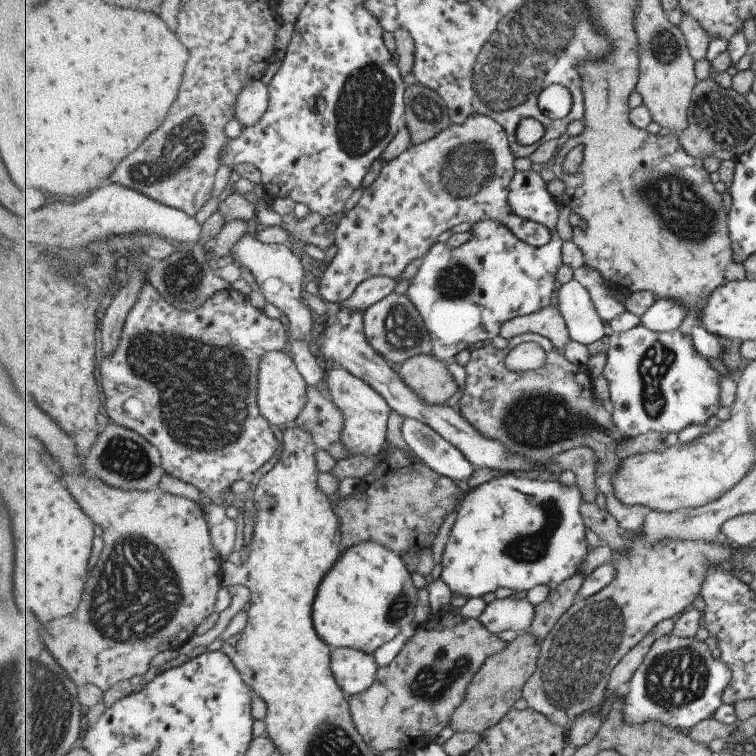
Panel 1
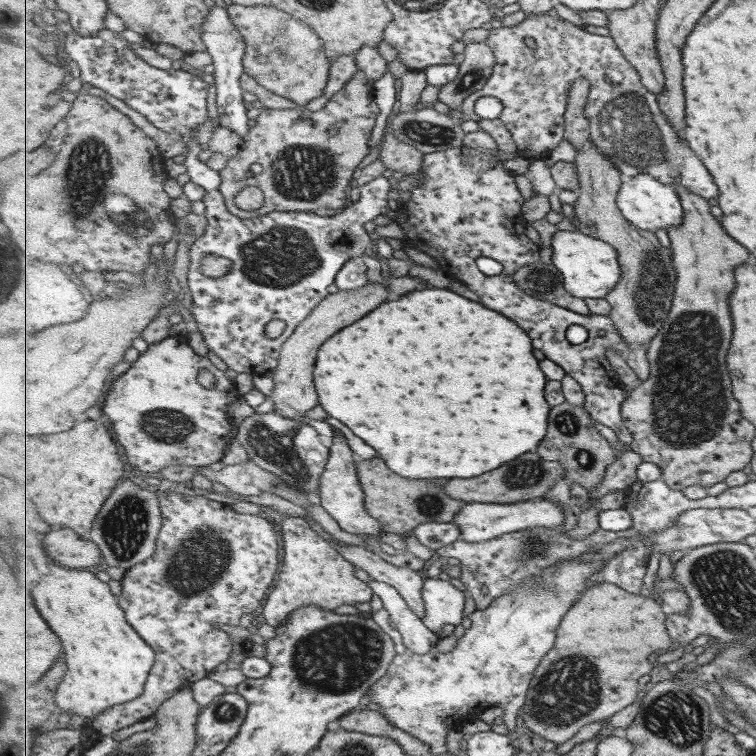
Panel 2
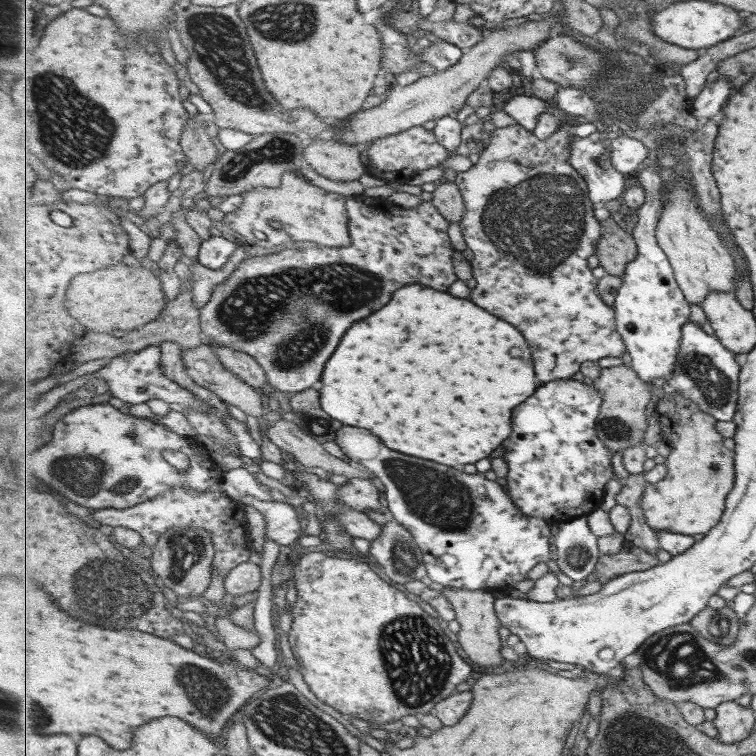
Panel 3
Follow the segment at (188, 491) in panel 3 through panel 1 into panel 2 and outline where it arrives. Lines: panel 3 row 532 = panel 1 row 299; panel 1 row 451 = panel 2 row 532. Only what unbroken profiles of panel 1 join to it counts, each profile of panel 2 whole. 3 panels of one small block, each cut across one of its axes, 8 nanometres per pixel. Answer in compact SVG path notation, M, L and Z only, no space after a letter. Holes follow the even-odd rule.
M173 489L171 492L158 491L158 494L159 502L161 502L161 512L163 512L163 526L157 537L156 551L153 553L153 556L150 556L145 562L135 565L126 571L121 580L122 591L119 595L119 600L123 610L126 611L131 626L134 626L135 630L138 631L138 633L142 635L152 647L154 647L156 660L154 668L150 673L150 678L146 683L145 693L140 698L123 705L112 707L104 714L101 714L95 721L90 722L90 727L99 735L110 735L113 734L115 730L121 730L121 728L133 726L133 724L137 724L139 721L155 717L162 705L165 702L170 701L179 690L183 687L191 686L191 684L198 682L199 680L205 679L209 674L215 671L215 668L217 668L219 664L223 664L223 662L230 660L233 648L233 637L231 637L229 633L219 630L219 628L215 628L215 626L217 626L217 624L239 626L239 622L241 622L241 618L243 618L245 614L253 614L253 612L261 606L261 602L266 600L265 598L269 596L269 588L273 588L273 582L275 582L275 576L277 576L277 570L279 570L279 538L277 538L277 530L275 530L275 526L267 520L266 512L263 511L257 515L239 514L231 508L231 505L223 502L216 502L215 500L209 500L209 498L205 498L204 495L186 494L183 490Z

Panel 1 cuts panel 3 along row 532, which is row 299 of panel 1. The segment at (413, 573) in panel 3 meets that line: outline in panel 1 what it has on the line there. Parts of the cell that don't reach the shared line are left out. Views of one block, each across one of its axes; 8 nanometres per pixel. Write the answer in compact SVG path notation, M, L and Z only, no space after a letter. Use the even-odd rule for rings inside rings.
M392 292L383 300L370 306L364 314L364 331L369 342L387 357L390 364L396 362L401 366L409 357L434 352L426 322L406 292L404 294Z

